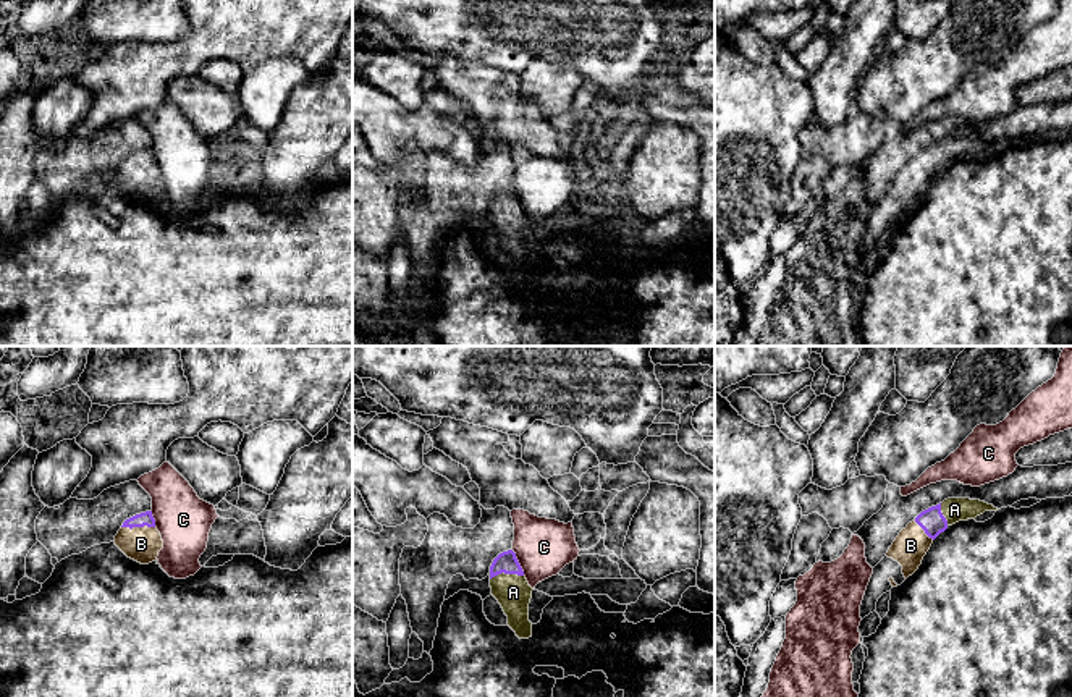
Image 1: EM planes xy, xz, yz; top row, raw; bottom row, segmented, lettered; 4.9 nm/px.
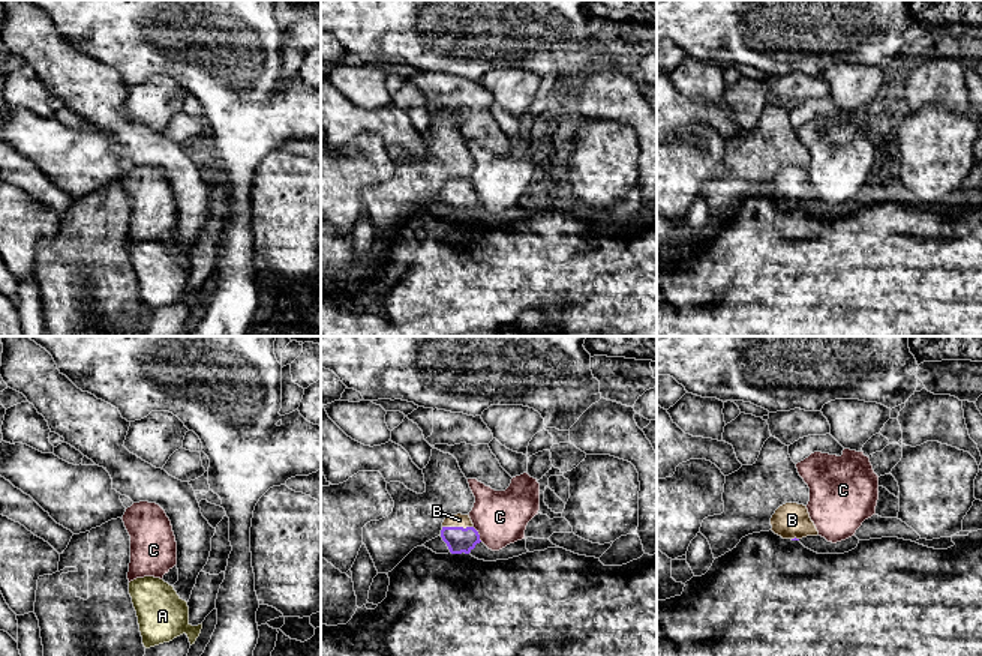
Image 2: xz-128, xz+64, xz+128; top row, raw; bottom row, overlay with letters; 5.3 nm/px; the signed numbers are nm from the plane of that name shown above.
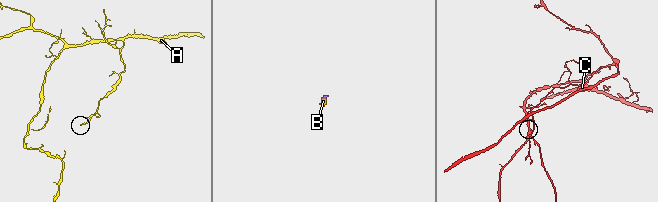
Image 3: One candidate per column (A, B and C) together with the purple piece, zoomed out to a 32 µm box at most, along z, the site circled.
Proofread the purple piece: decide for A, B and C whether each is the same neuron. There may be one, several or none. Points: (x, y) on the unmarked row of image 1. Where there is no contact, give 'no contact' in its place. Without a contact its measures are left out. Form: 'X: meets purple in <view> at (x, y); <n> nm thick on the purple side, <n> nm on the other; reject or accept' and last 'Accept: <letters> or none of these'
A: meets purple in xz at (506, 211); 110 nm thick on the purple side, 180 nm on the other; accept
B: meets purple in xy at (138, 164); 70 nm thick on the purple side, 180 nm on the other; accept
C: meets purple in xz at (518, 201); 110 nm thick on the purple side, 280 nm on the other; reject
Accept: A, B

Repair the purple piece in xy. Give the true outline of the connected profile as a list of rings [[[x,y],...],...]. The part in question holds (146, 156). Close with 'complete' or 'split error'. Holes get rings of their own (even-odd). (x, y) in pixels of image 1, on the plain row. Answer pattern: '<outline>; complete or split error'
[[[152,149],[126,157],[113,180],[128,196],[141,202],[155,199],[158,189],[163,186]]]; split error

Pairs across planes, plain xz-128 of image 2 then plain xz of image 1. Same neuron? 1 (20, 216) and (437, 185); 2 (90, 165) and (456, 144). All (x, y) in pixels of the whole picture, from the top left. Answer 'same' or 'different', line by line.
1: different
2: same

